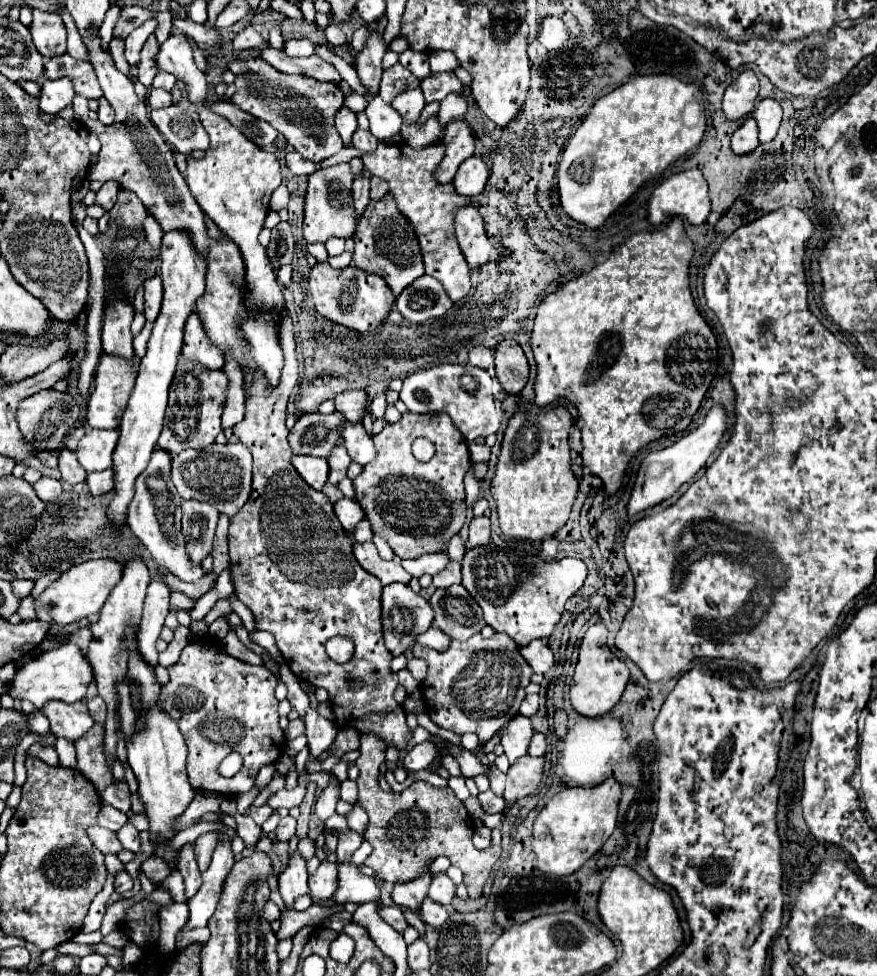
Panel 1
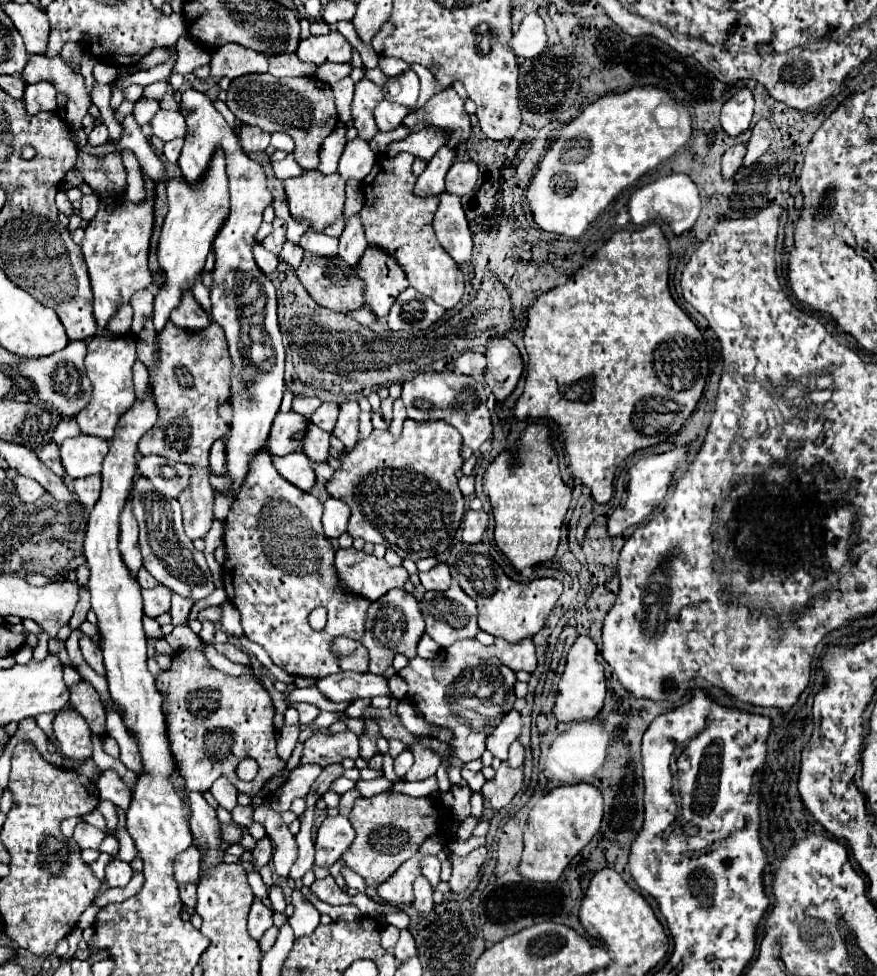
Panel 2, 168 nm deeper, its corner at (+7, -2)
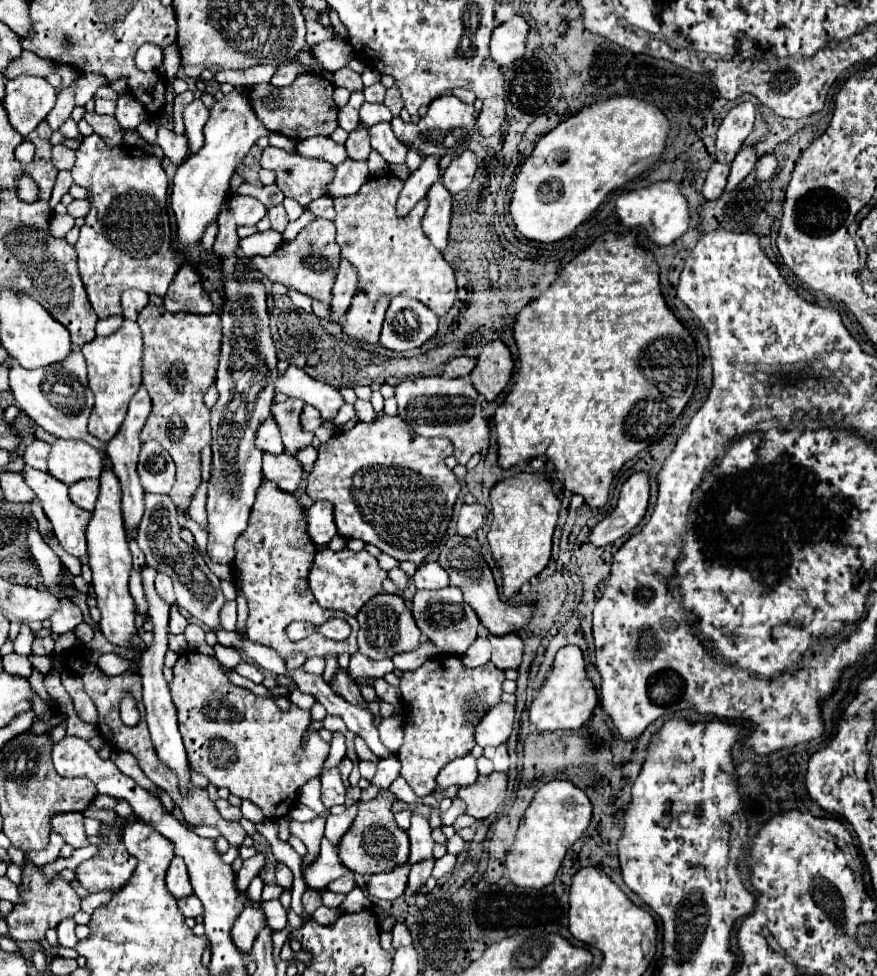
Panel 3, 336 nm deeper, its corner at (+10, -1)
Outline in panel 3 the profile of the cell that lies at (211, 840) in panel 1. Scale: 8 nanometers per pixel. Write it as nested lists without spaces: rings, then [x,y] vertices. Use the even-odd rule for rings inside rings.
[[[173,858],[169,868],[167,868],[167,876],[165,876],[165,884],[167,890],[173,898],[181,900],[193,894],[193,888],[189,884],[189,874],[185,870],[185,862],[181,862],[181,858]]]

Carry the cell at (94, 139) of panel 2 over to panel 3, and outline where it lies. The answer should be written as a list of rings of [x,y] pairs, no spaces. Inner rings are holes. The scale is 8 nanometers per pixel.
[[[93,134],[83,138],[71,172],[73,180],[87,188],[91,202],[75,252],[79,276],[95,314],[99,318],[121,314],[119,298],[127,288],[140,286],[149,295],[165,296],[187,256],[171,246],[167,212],[169,180],[159,158],[135,146],[110,147]]]

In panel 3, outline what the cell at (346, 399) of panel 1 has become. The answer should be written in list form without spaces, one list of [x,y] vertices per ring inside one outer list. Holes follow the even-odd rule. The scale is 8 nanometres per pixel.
[[[303,406],[301,410],[301,428],[305,432],[315,432],[321,426],[321,414],[313,410],[313,406]]]

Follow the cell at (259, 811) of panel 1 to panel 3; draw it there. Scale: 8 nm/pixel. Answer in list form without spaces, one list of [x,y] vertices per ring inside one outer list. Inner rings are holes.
[[[217,798],[215,800],[215,808],[219,810],[219,814],[225,818],[225,820],[241,820],[241,810],[239,808],[235,808],[235,806],[231,806],[227,800],[221,800],[221,798]]]

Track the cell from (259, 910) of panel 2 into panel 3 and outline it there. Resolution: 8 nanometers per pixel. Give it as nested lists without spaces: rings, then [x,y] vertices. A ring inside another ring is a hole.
[[[251,906],[243,908],[243,912],[239,914],[239,918],[235,920],[235,924],[231,928],[231,938],[233,938],[233,944],[237,946],[237,950],[241,950],[243,954],[247,954],[251,950],[257,930],[261,930],[261,922],[265,922],[263,914],[257,914],[257,910],[253,910]]]

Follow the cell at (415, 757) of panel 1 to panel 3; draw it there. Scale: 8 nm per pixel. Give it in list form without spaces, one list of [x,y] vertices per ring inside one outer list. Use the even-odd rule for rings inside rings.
[[[385,758],[385,760],[379,760],[377,764],[377,772],[375,776],[369,780],[373,786],[379,786],[379,788],[389,788],[391,782],[399,776],[399,770],[401,770],[401,762],[397,762],[397,758]]]

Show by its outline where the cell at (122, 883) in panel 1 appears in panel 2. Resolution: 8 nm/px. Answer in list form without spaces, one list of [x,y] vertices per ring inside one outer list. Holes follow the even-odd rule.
[[[112,859],[106,867],[106,883],[110,887],[126,887],[132,877],[132,869],[128,863],[120,859]]]

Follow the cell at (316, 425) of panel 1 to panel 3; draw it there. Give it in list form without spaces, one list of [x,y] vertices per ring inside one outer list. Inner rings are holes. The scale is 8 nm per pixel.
[[[267,418],[255,432],[255,446],[263,452],[269,454],[281,454],[285,452],[283,442],[281,442],[281,432],[277,430],[277,424],[273,422],[273,418]]]

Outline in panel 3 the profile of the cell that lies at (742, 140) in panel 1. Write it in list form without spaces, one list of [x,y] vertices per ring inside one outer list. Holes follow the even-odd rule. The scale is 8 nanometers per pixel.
[[[713,164],[709,168],[709,172],[707,172],[707,178],[705,178],[705,184],[703,184],[703,190],[701,190],[703,200],[707,200],[707,202],[717,200],[725,190],[727,176],[729,176],[729,166]]]

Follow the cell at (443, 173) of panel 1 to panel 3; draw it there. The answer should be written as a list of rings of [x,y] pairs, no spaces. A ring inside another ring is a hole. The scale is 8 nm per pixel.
[[[425,158],[423,164],[409,174],[409,178],[405,180],[405,186],[401,190],[401,196],[397,200],[397,216],[403,218],[411,212],[411,208],[425,198],[425,194],[429,192],[429,186],[433,186],[433,182],[439,180],[439,160],[437,158]]]

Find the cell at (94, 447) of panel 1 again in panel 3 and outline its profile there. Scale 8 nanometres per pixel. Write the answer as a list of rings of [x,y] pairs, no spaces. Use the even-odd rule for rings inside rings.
[[[55,440],[47,458],[47,470],[65,484],[99,478],[103,470],[103,454],[81,440]]]

